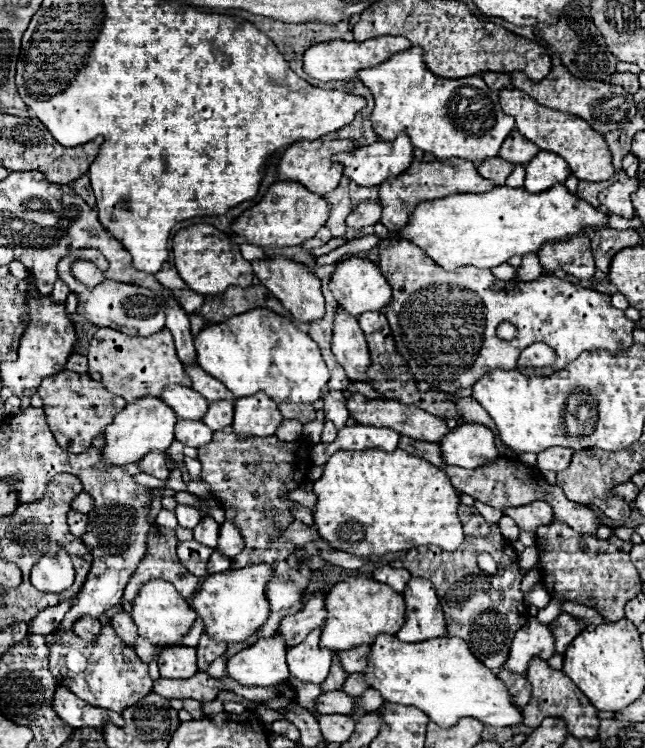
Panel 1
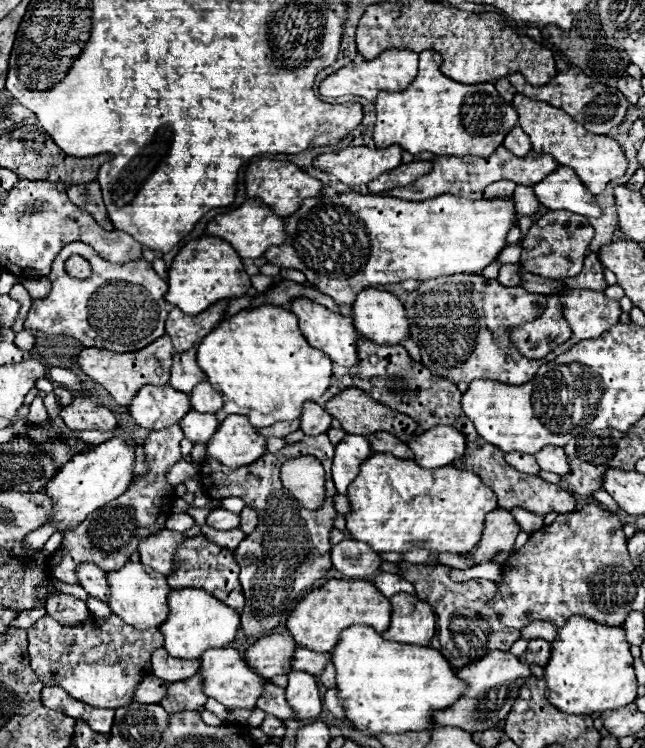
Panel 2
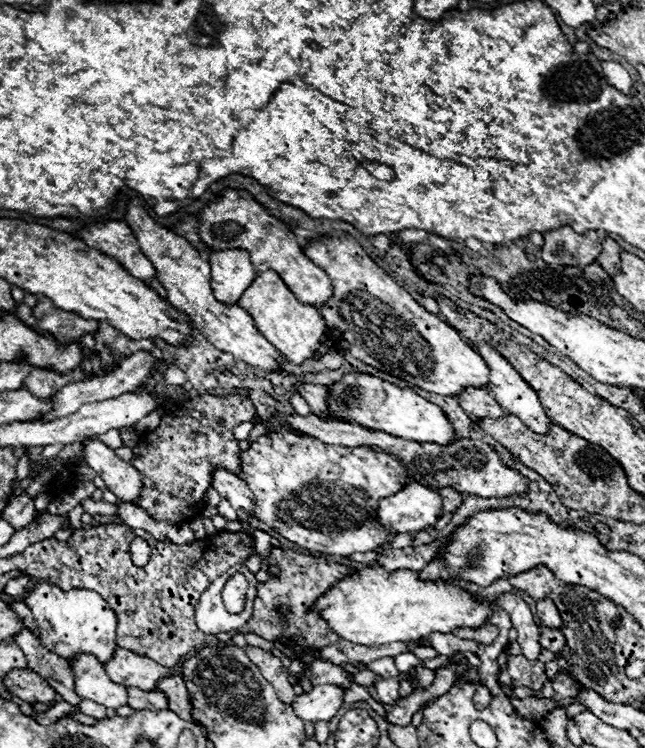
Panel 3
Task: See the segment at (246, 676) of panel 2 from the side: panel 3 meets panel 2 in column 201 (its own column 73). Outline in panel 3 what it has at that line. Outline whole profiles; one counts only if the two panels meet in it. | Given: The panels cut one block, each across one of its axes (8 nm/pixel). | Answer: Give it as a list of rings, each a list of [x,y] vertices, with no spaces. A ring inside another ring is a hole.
[[[80,654],[80,658],[74,658],[72,662],[78,696],[114,710],[128,704],[128,688],[112,682],[102,662],[96,662],[96,658],[92,658],[90,654]]]

